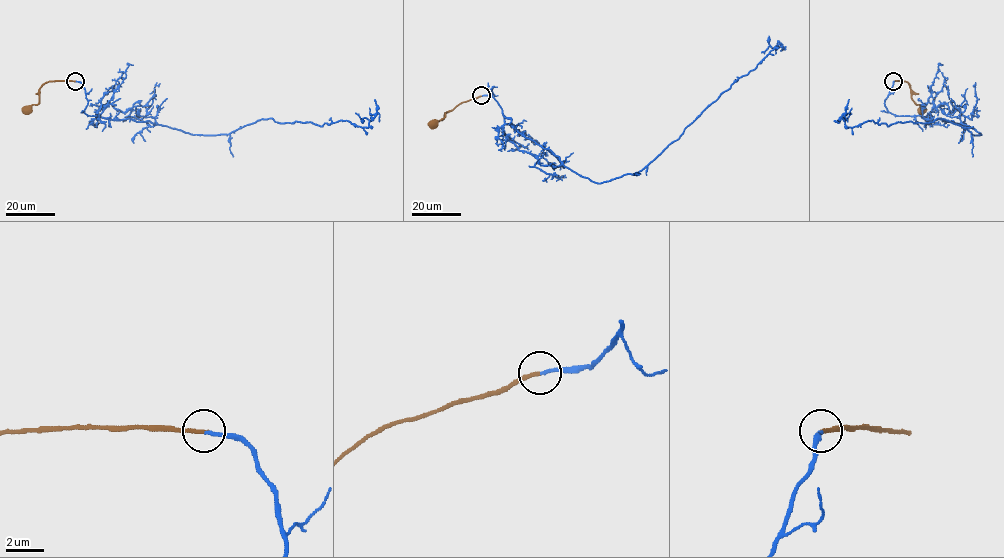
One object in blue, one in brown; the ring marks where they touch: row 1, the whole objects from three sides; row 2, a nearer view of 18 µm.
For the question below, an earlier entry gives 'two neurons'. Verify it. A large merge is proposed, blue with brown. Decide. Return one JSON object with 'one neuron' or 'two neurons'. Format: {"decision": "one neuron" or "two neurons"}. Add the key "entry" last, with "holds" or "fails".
{"decision": "one neuron", "entry": "fails"}

